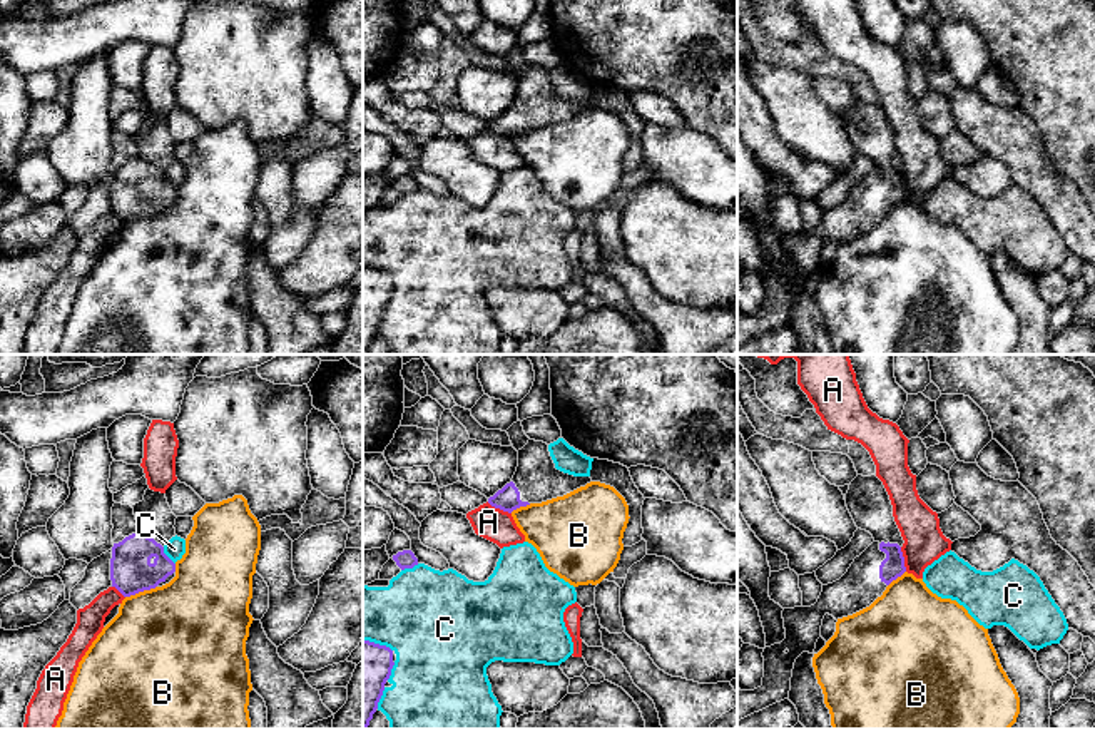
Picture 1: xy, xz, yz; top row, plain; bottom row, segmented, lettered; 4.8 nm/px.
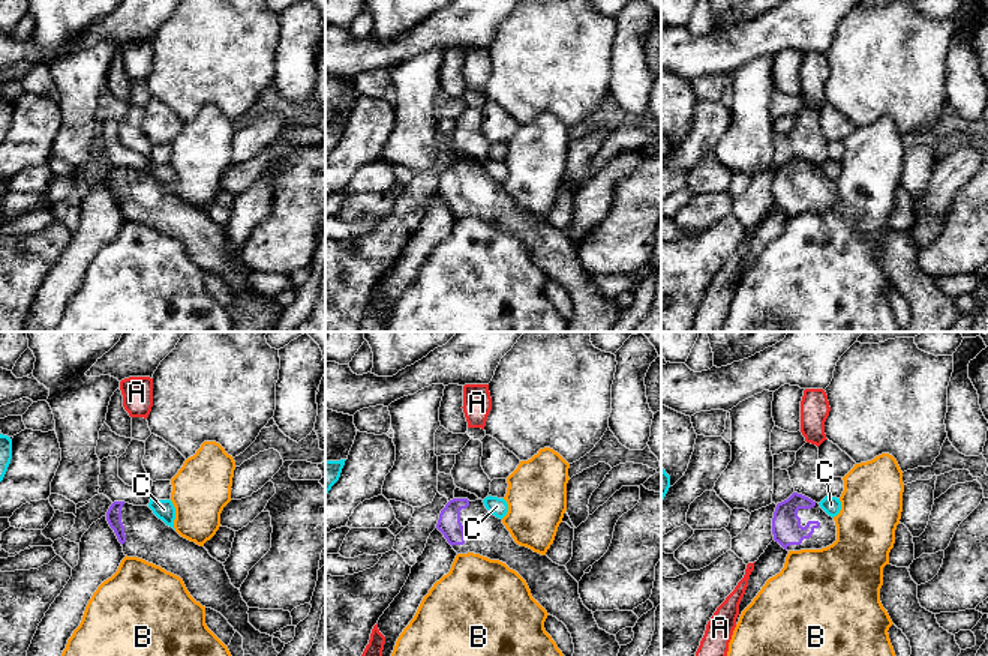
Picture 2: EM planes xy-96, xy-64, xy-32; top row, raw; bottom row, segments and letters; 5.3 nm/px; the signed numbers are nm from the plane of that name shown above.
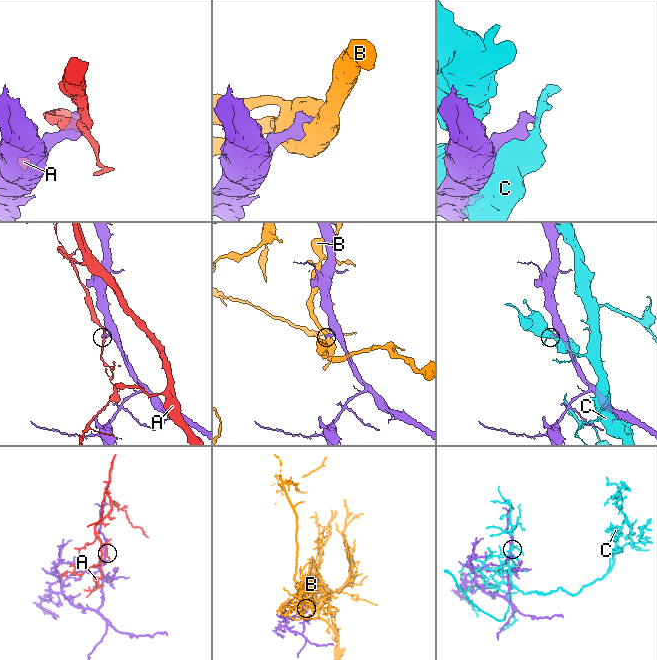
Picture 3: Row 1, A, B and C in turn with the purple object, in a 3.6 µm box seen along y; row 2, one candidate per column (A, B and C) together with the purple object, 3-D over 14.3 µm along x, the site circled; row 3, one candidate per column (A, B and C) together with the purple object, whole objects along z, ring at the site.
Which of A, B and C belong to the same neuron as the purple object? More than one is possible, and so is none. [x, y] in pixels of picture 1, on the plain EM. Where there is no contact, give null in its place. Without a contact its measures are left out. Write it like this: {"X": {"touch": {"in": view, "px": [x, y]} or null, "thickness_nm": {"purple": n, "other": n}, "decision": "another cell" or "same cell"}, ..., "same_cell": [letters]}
{"A": {"touch": {"in": "yz", "px": [903, 184]}, "thickness_nm": {"purple": 110, "other": 190}, "decision": "another cell"}, "B": {"touch": {"in": "xy", "px": [141, 216]}, "thickness_nm": {"purple": 200, "other": 480}, "decision": "another cell"}, "C": {"touch": {"in": "xz", "px": [390, 296]}, "thickness_nm": {"purple": 260, "other": 460}, "decision": "another cell"}, "same_cell": []}

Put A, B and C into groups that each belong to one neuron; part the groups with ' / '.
A / B / C

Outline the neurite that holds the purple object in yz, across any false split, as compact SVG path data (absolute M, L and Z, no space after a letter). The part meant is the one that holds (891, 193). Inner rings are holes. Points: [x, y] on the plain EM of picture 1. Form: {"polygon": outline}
{"polygon": "M873 167L839 206L823 211L814 231L784 234L786 264L764 274L762 311L737 316L737 346L789 323L794 288L802 278L814 279L826 239L838 246L869 232L904 197L898 169Z"}

